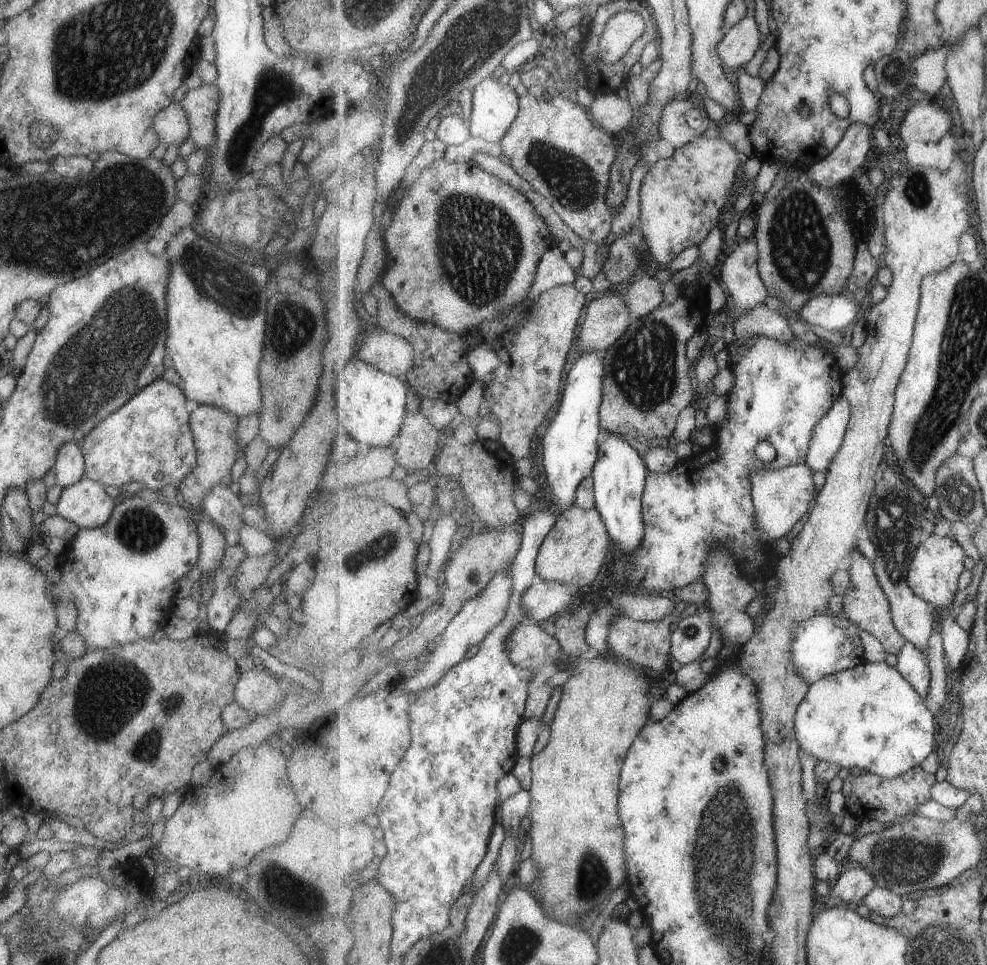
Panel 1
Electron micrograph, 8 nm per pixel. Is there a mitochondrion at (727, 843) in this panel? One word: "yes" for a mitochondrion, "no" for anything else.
yes

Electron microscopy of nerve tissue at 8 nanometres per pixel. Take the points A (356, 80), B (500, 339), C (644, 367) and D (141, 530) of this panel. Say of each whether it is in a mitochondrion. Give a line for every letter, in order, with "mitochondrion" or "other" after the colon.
A: other
B: other
C: mitochondrion
D: mitochondrion

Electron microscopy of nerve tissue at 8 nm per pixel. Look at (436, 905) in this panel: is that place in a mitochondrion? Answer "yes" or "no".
no

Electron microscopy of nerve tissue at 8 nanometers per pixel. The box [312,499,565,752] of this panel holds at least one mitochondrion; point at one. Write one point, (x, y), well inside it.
(356, 560)

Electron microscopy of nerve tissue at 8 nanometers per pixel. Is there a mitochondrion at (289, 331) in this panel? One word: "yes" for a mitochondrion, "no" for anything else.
yes

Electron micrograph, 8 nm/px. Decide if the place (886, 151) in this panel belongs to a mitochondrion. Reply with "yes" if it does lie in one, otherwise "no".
no

